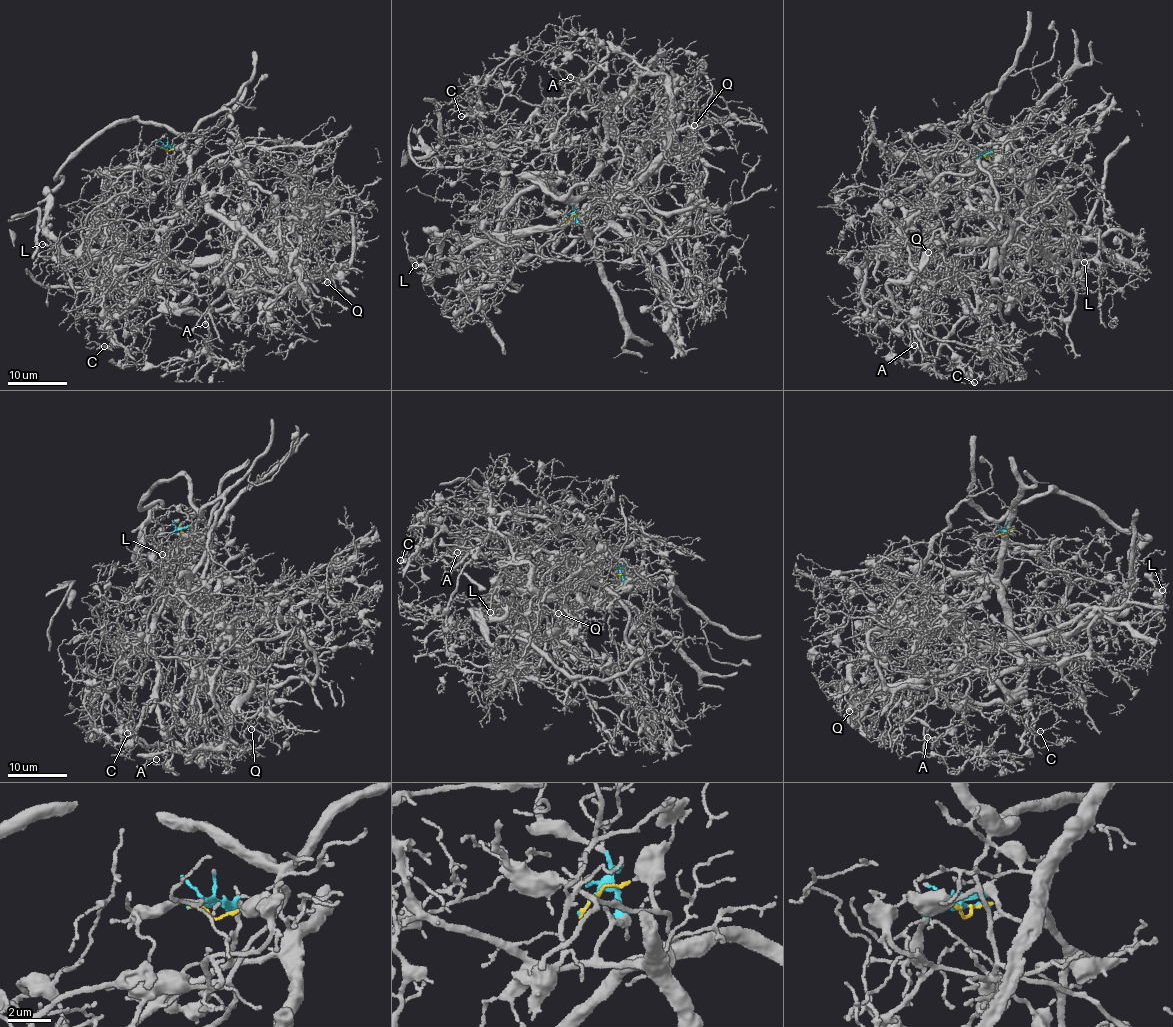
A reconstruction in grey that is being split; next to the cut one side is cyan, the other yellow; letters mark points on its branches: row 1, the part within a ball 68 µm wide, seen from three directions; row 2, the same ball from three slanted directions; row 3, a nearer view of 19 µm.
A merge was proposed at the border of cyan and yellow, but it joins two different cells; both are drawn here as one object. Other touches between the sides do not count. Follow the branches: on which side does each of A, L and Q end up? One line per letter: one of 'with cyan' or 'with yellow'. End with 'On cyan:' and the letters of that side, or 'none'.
A: with cyan
L: with yellow
Q: with yellow
On cyan: A

